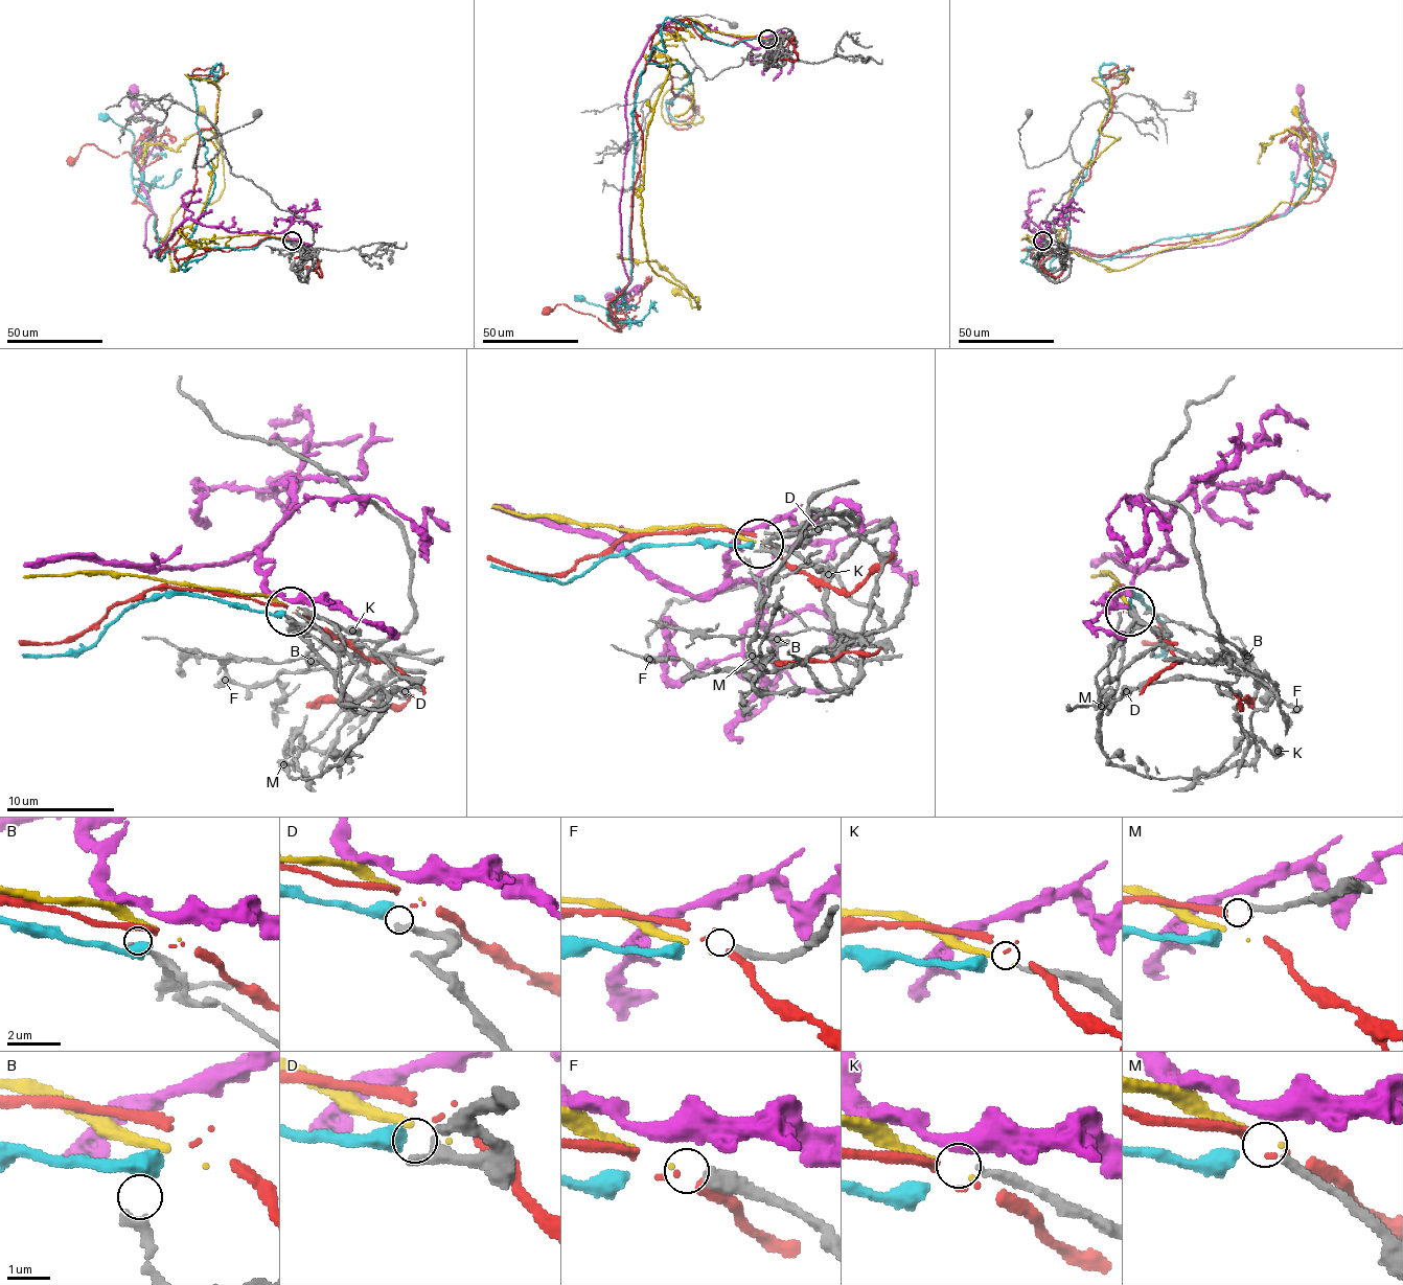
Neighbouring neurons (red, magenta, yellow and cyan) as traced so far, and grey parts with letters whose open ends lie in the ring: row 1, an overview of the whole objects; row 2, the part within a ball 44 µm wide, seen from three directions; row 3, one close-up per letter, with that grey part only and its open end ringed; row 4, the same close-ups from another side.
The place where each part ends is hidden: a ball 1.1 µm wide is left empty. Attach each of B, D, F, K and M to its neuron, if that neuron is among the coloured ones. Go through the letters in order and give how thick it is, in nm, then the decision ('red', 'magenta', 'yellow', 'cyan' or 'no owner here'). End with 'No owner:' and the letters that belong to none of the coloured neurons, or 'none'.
B: 280 nm | no owner here
D: 280 nm | cyan
F: 400 nm | yellow
K: 180 nm | no owner here
M: 220 nm | no owner here
No owner: B, K, M

